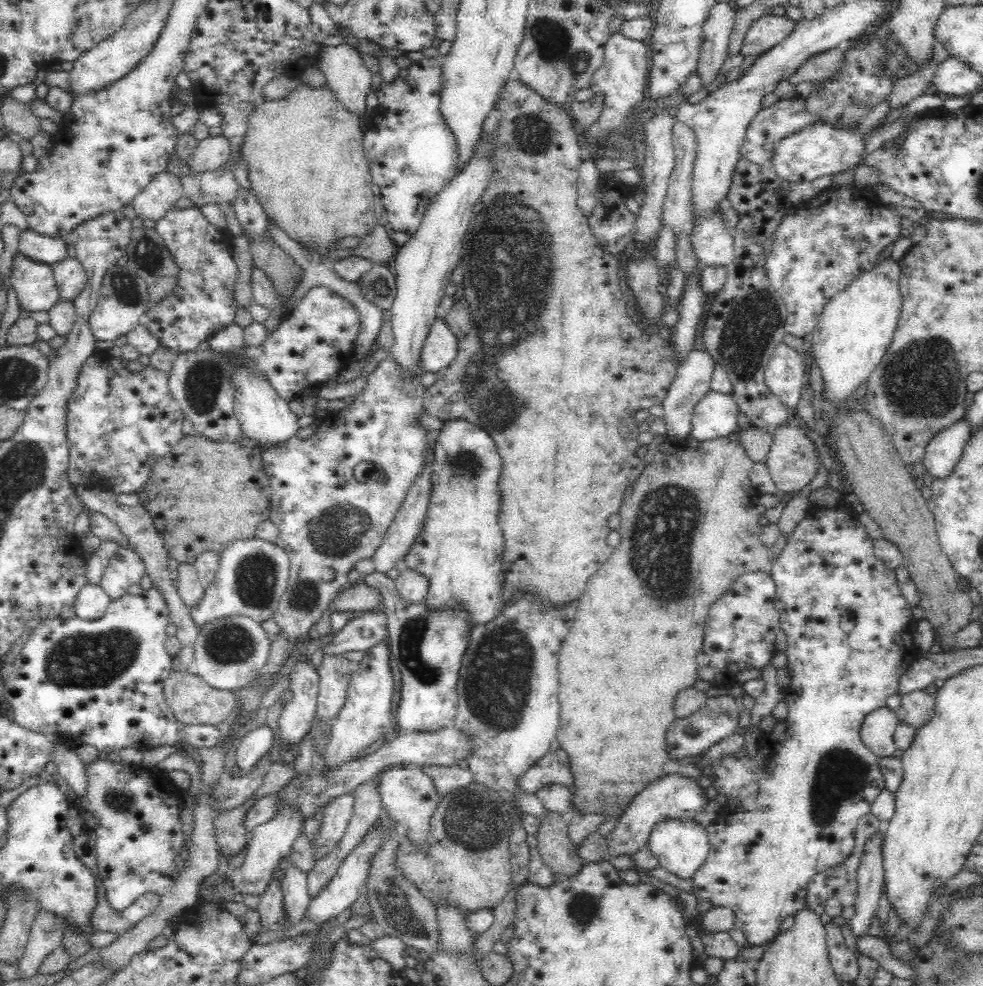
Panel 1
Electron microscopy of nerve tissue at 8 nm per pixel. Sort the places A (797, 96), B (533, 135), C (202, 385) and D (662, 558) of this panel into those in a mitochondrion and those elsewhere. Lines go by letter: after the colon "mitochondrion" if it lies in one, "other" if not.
A: other
B: mitochondrion
C: mitochondrion
D: mitochondrion

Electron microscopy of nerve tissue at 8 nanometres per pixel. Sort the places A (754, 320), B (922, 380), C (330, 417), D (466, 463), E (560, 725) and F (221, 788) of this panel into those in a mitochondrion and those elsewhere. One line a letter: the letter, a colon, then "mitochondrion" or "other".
A: mitochondrion
B: mitochondrion
C: other
D: mitochondrion
E: other
F: mitochondrion

